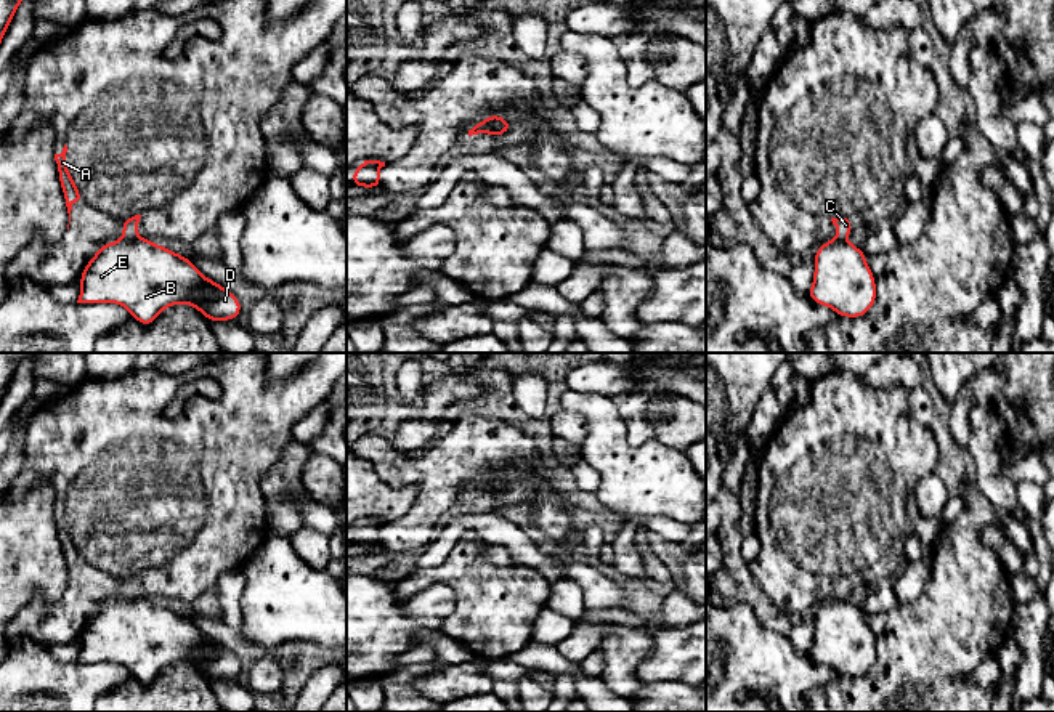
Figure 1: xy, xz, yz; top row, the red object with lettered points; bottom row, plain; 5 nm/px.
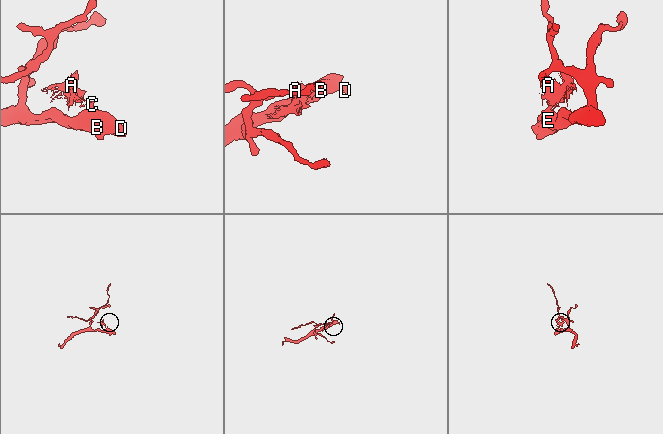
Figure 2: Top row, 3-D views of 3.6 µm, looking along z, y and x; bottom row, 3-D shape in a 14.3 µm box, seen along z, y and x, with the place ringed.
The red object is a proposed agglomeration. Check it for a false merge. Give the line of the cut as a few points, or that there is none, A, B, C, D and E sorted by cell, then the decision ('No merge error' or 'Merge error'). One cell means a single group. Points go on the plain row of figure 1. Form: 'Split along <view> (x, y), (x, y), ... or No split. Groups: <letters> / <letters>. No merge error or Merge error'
Split along xy (138, 597), (122, 598). Groups: A C / B D E. Merge error

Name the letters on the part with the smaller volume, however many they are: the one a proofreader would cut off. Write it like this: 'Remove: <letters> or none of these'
Remove: A, C

